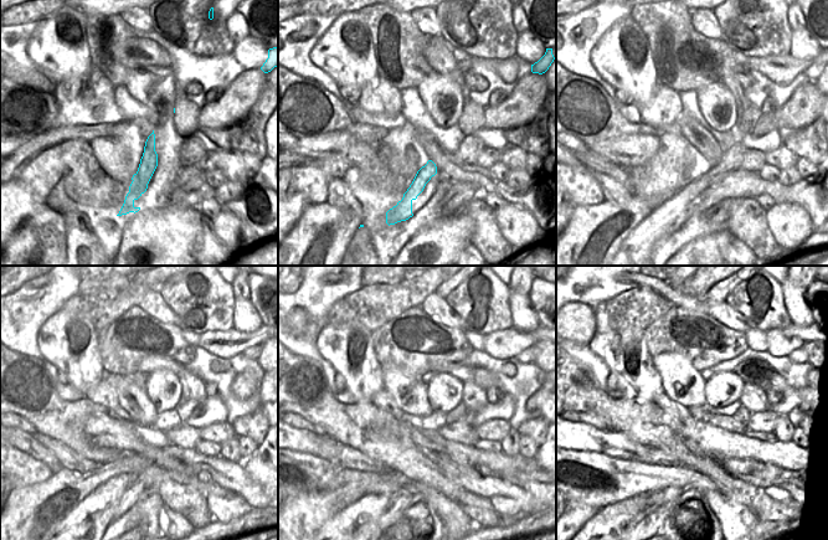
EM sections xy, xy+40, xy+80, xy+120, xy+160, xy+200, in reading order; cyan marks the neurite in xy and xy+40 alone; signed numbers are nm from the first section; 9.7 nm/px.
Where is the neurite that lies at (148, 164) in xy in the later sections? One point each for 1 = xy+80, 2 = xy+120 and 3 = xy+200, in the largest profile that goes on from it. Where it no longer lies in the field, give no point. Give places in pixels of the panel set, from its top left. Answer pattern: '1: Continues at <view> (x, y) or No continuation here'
1: Continues at xy+80 (661, 221)
2: Continues at xy+120 (96, 512)
3: Continues at xy+200 (642, 517)

